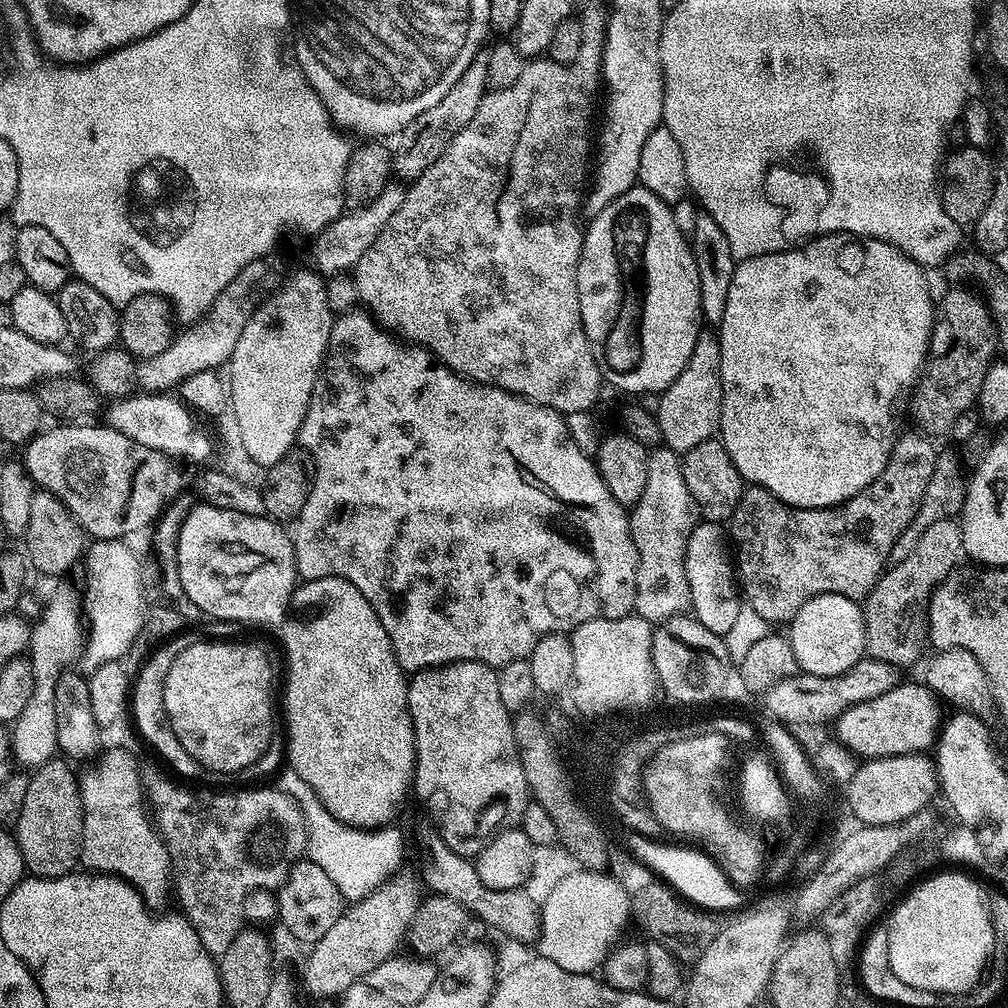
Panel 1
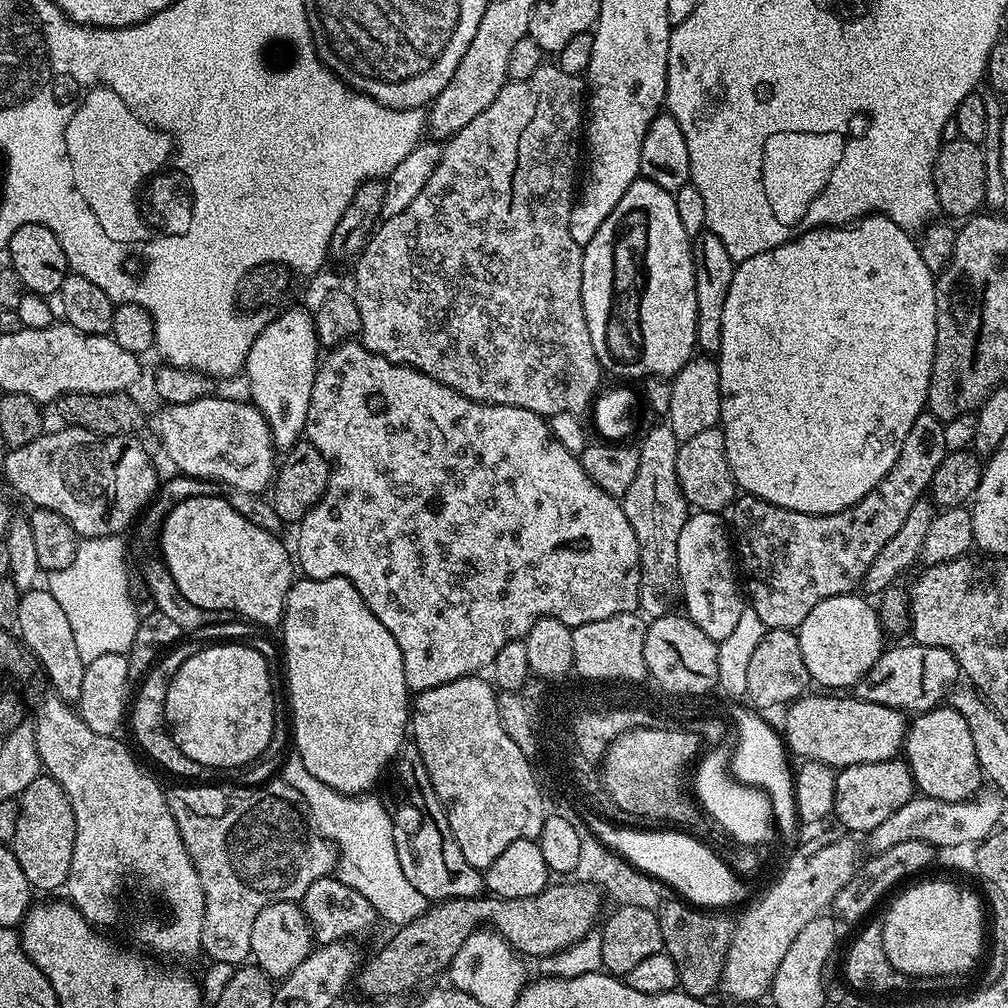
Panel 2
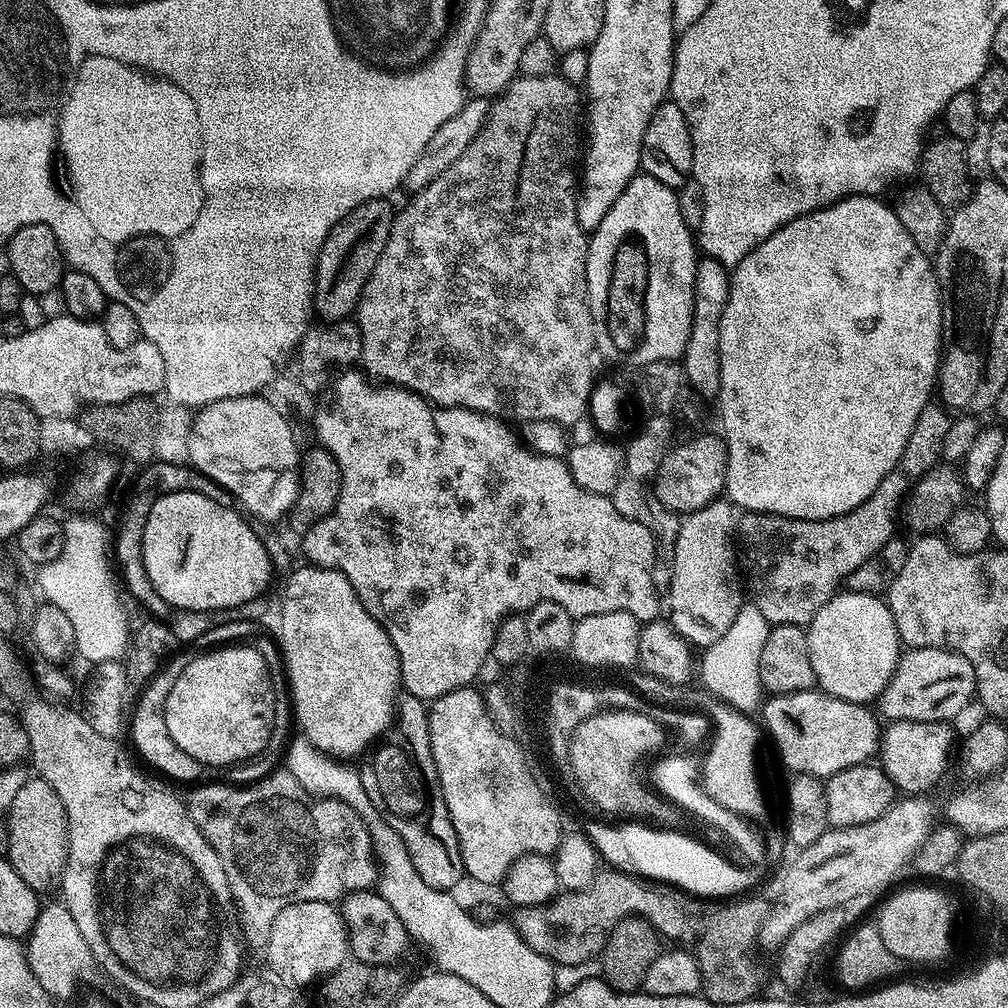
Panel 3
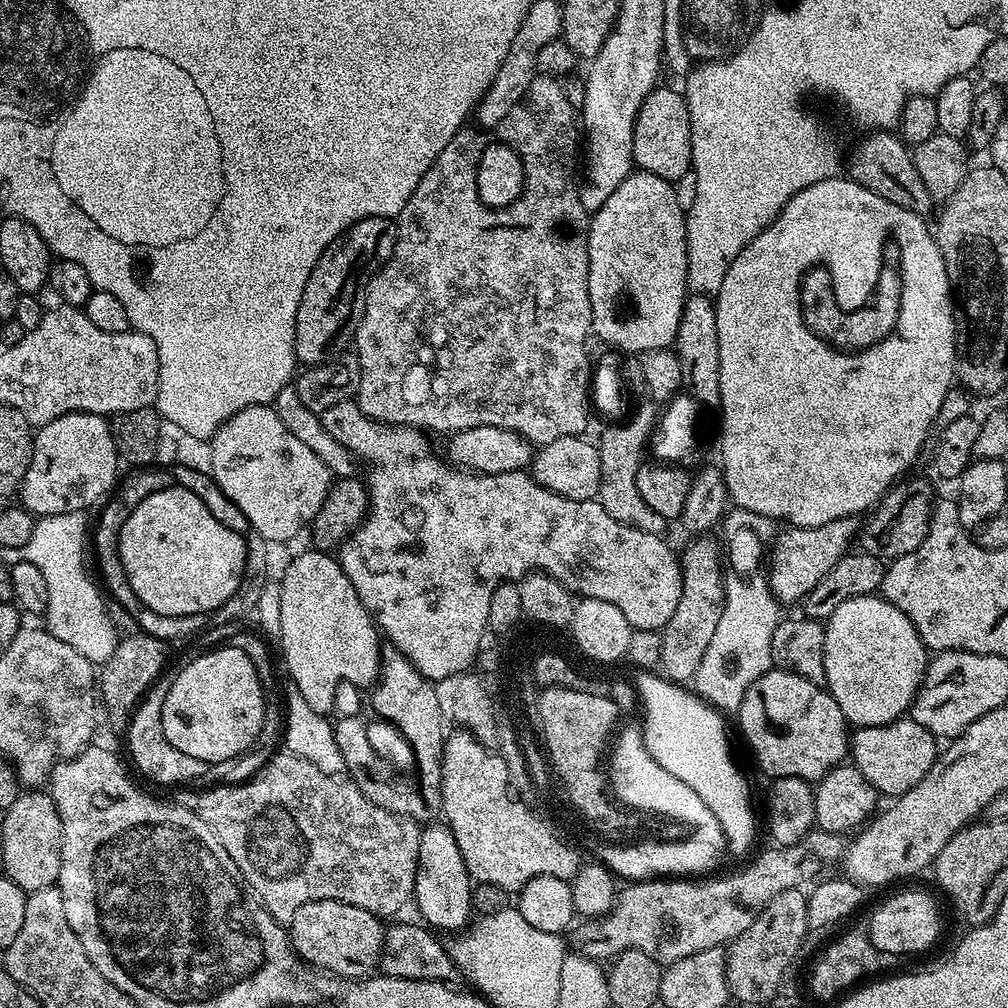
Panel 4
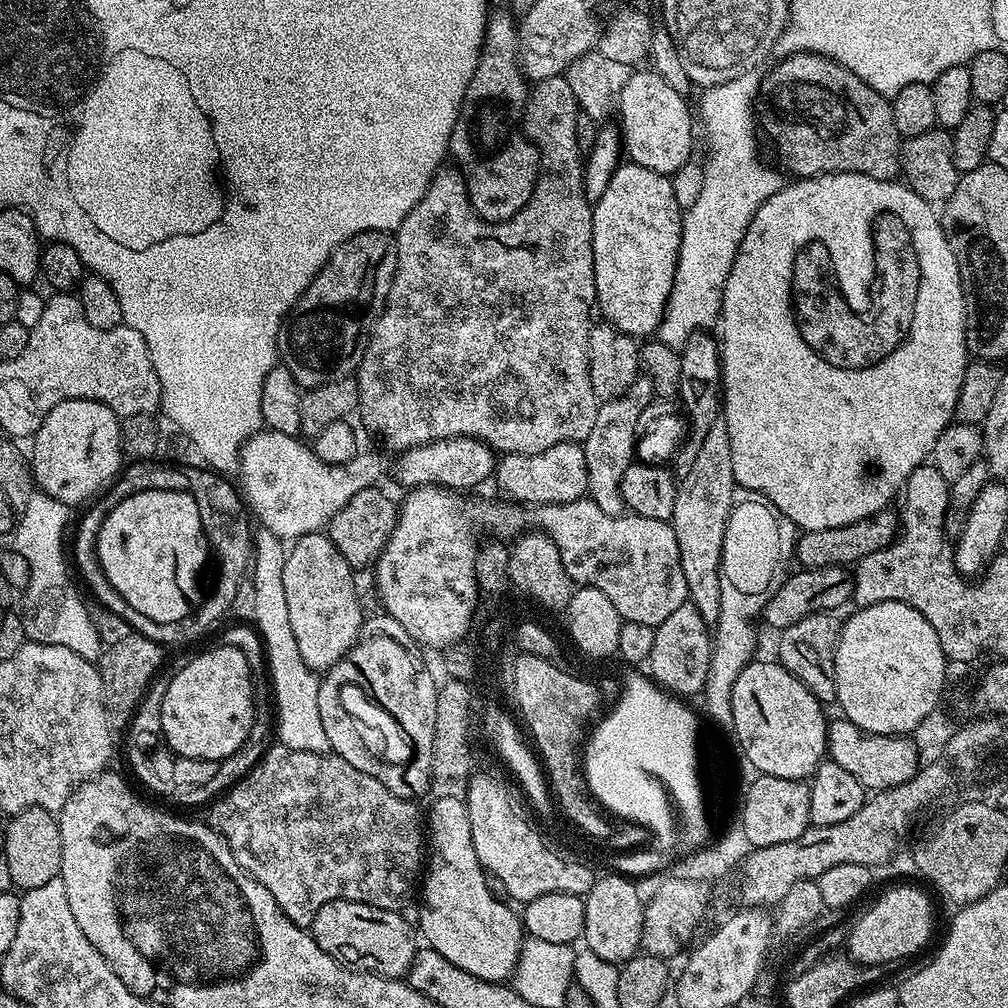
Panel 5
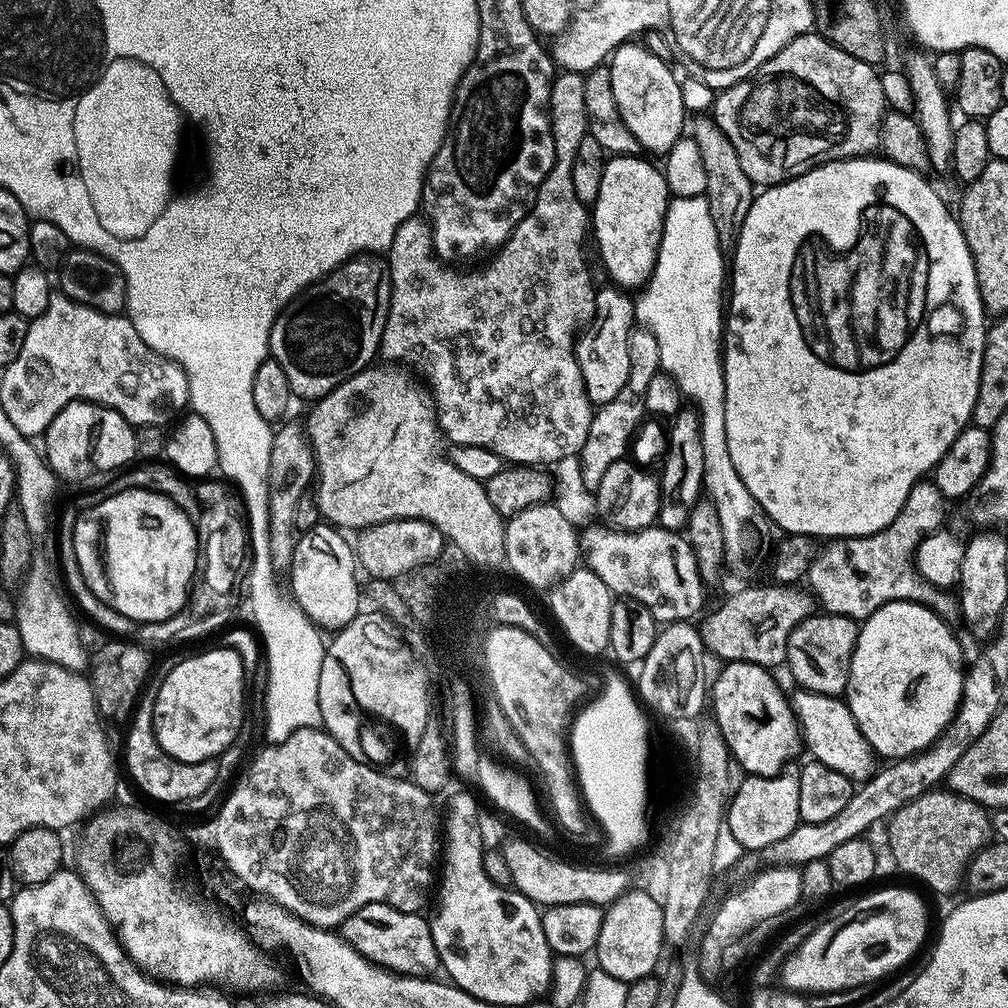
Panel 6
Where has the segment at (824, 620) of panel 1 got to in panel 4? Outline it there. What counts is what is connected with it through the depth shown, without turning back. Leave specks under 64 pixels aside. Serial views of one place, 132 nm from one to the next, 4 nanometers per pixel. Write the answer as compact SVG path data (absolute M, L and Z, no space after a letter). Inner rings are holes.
M879 595L859 596L858 598L850 598L846 602L842 602L842 606L838 606L834 610L834 614L829 616L824 624L826 691L834 698L834 702L838 702L838 706L842 710L842 714L849 725L865 728L866 726L882 726L883 724L889 724L890 722L901 719L911 709L912 700L916 696L916 691L920 689L920 683L924 677L924 672L928 668L929 659L929 649L922 642L918 630L914 630L910 618L906 618L906 614L902 614L902 610L898 610L890 601L881 598Z

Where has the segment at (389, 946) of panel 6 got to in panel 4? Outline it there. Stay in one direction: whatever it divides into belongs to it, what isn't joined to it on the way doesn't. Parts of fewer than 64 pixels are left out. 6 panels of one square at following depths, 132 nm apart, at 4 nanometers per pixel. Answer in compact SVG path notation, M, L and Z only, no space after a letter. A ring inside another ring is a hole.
M312 900L306 906L299 908L292 919L290 925L292 951L300 957L301 961L325 973L335 974L340 978L364 978L379 965L380 958L384 954L386 928L385 925L380 924L383 924L381 917L368 912L365 908L347 904L341 900Z

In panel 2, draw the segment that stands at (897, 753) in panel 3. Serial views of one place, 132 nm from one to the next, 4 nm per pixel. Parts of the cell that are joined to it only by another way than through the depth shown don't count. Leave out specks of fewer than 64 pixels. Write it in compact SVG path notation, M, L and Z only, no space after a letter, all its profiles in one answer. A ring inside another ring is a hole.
M937 706L929 712L919 713L913 720L916 721L907 725L902 749L912 772L913 785L923 795L946 802L972 799L981 791L982 773L974 754L974 742L970 738L966 718L962 718L962 714L951 706Z

